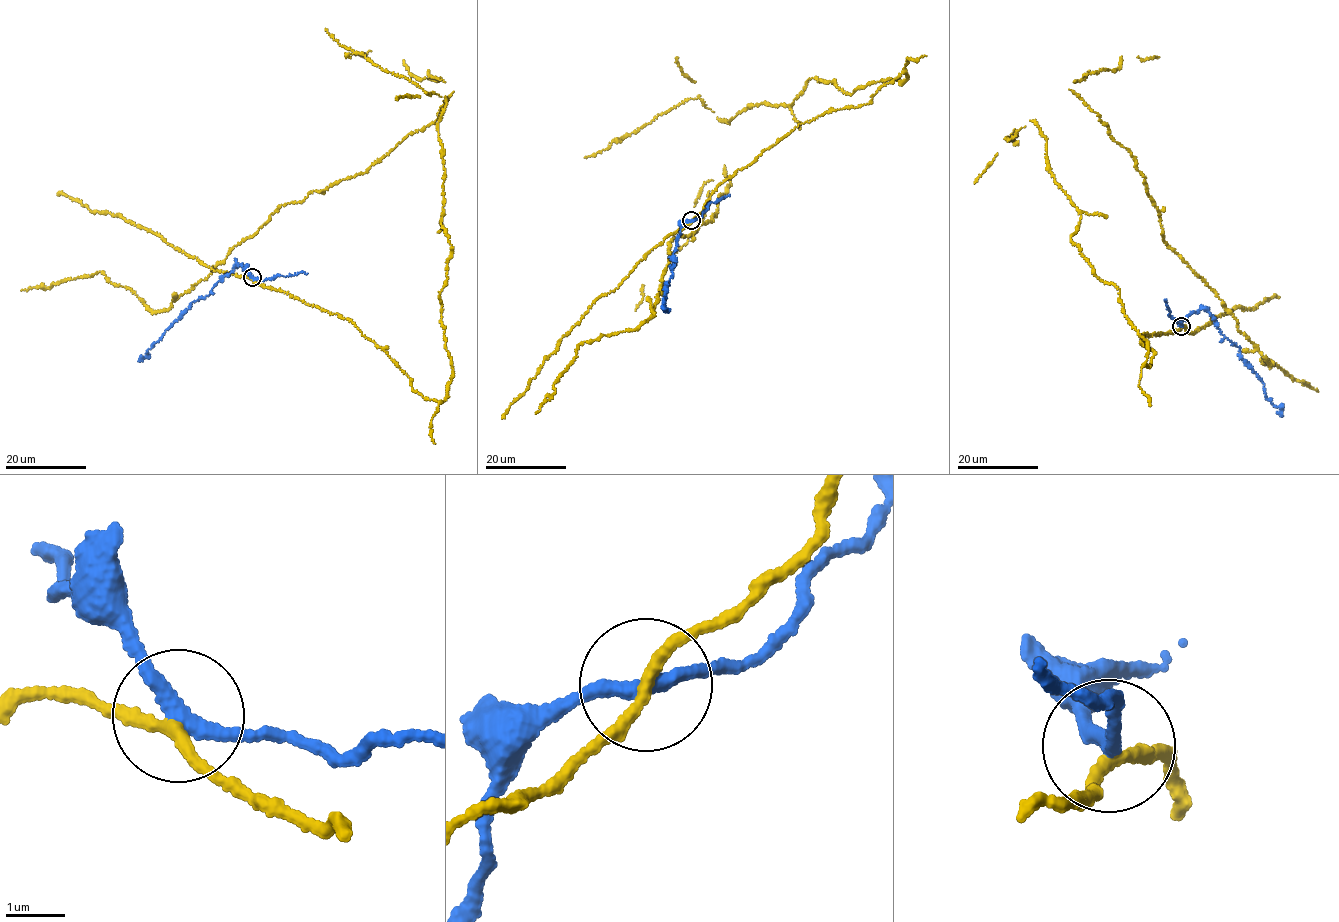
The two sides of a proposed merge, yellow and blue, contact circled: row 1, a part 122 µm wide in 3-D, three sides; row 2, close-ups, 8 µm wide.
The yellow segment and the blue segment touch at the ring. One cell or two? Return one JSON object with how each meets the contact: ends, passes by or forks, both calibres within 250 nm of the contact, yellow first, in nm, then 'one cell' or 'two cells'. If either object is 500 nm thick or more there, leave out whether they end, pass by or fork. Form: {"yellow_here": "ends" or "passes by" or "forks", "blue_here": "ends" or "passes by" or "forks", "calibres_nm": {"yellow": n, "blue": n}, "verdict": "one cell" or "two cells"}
{"yellow_here": "passes by", "blue_here": "passes by", "calibres_nm": {"yellow": 180, "blue": 260}, "verdict": "one cell"}

